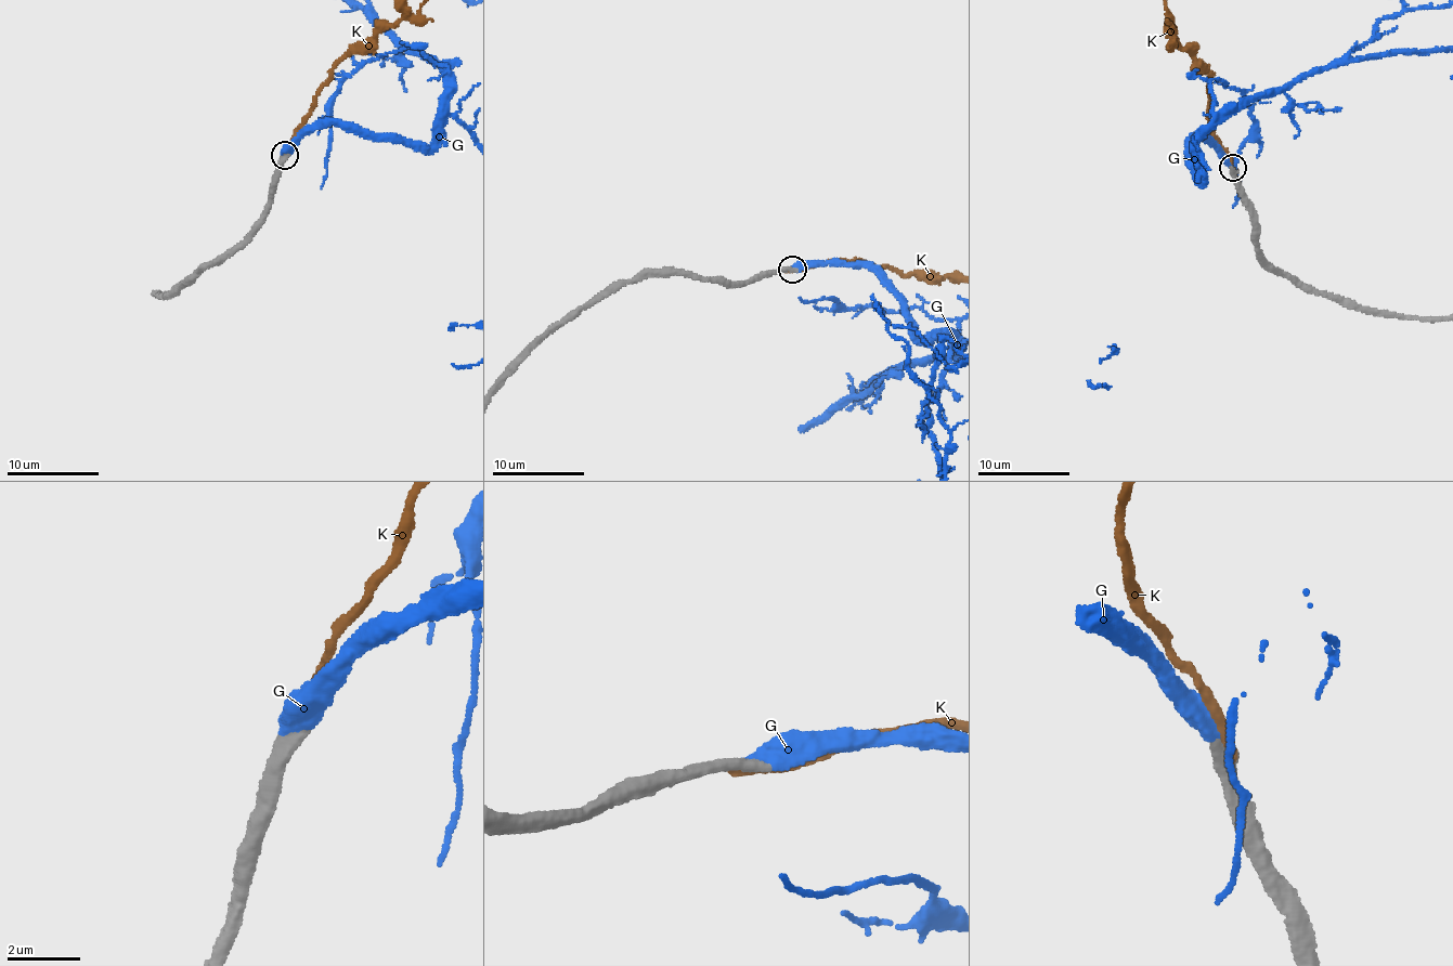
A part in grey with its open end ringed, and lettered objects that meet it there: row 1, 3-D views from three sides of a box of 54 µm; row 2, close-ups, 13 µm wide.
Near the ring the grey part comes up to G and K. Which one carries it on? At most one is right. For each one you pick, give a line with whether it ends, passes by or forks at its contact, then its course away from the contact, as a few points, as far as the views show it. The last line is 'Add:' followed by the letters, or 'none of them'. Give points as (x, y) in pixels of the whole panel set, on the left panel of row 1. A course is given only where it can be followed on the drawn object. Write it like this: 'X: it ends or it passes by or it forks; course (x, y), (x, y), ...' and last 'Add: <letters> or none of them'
G: it ends
Add: G

